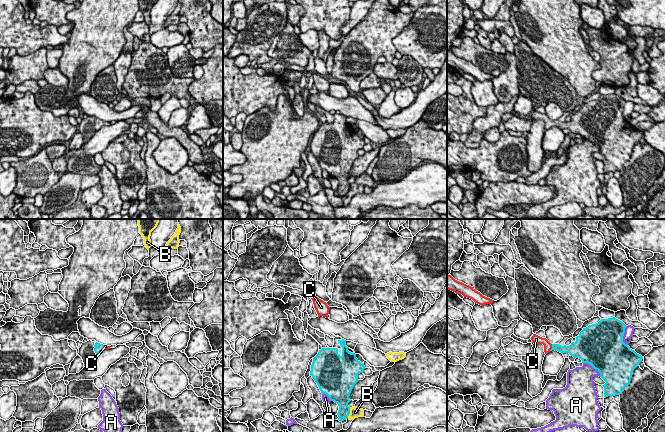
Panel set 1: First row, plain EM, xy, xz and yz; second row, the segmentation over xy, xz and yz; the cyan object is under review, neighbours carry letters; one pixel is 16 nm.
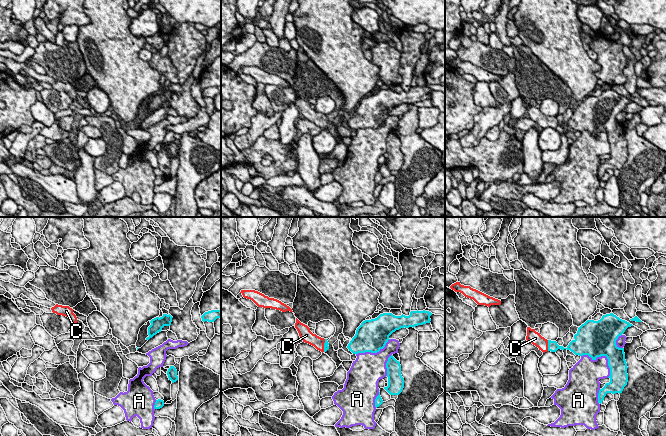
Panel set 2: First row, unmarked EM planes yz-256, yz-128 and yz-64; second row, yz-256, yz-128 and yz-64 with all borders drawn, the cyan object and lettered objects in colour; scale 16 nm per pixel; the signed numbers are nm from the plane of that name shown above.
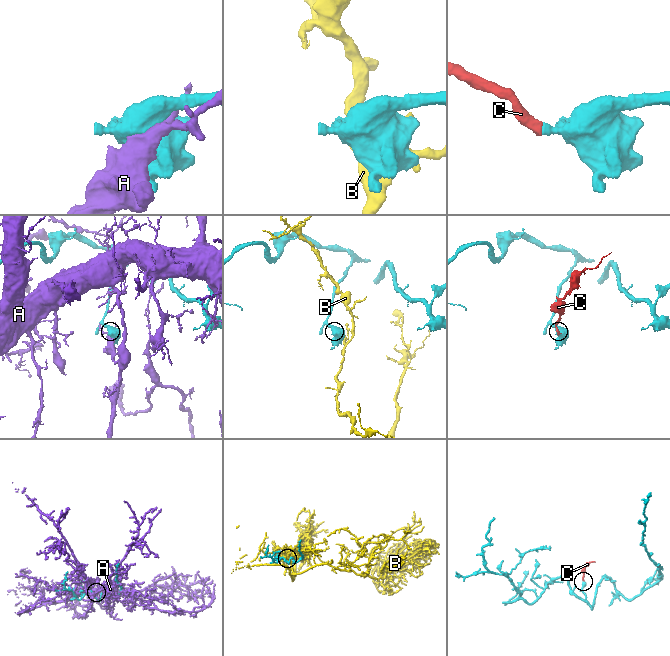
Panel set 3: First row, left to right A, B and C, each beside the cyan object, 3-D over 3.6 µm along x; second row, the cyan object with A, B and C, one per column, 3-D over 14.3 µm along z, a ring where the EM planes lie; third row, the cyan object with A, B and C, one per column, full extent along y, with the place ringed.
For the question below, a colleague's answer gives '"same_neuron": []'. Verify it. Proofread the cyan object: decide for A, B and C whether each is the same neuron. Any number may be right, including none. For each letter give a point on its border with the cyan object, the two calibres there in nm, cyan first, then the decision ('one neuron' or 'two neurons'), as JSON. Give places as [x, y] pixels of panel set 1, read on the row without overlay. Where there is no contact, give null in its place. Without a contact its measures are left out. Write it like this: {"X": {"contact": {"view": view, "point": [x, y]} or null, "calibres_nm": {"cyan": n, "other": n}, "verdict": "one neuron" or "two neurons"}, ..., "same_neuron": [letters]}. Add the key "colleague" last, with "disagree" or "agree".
{"A": {"contact": {"view": "yz", "point": [593, 143]}, "calibres_nm": {"cyan": 500, "other": 360}, "verdict": "two neurons"}, "B": {"contact": {"view": "xz", "point": [349, 189]}, "calibres_nm": {"cyan": 200, "other": 170}, "verdict": "two neurons"}, "C": {"contact": {"view": "yz", "point": [552, 123]}, "calibres_nm": {"cyan": 130, "other": 130}, "verdict": "one neuron"}, "same_neuron": ["C"], "colleague": "disagree"}

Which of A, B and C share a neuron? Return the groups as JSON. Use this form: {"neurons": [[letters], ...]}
{"neurons": [["A"], ["B"], ["C"]]}

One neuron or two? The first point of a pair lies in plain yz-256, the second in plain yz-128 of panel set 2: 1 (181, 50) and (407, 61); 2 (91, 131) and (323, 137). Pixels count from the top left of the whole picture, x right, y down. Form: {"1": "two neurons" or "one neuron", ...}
{"1": "one neuron", "2": "two neurons"}

